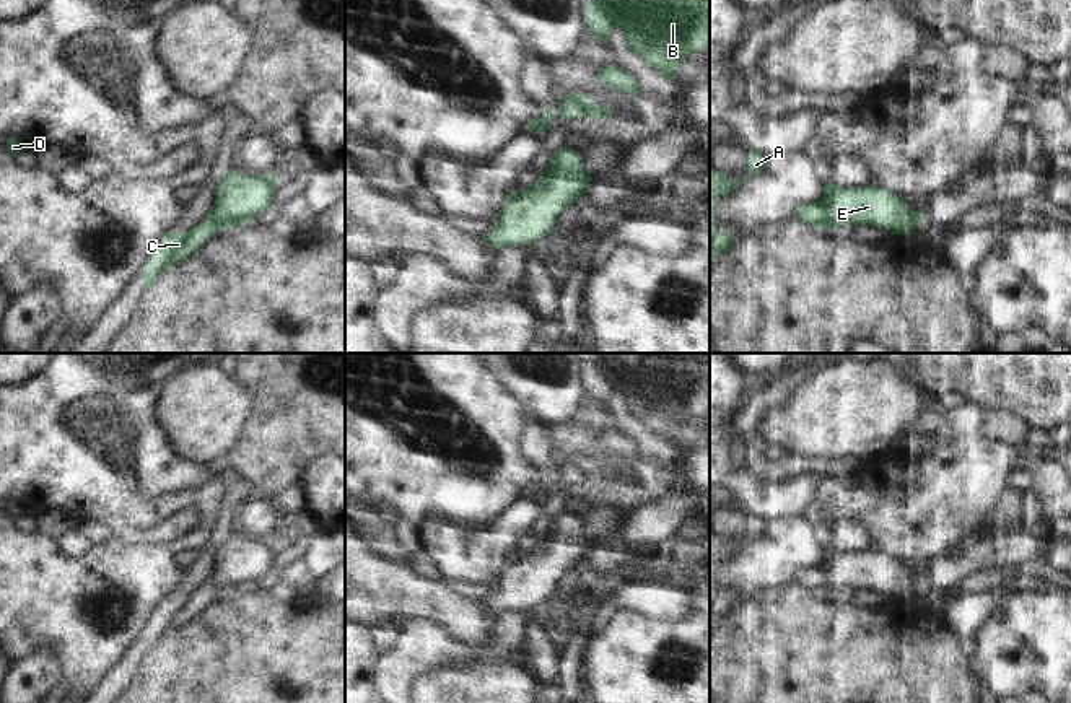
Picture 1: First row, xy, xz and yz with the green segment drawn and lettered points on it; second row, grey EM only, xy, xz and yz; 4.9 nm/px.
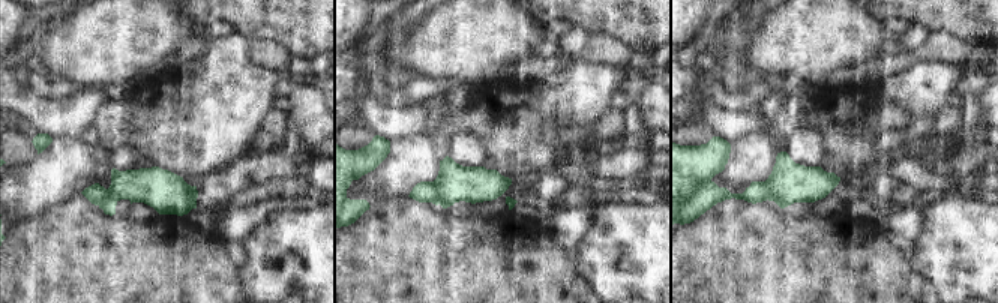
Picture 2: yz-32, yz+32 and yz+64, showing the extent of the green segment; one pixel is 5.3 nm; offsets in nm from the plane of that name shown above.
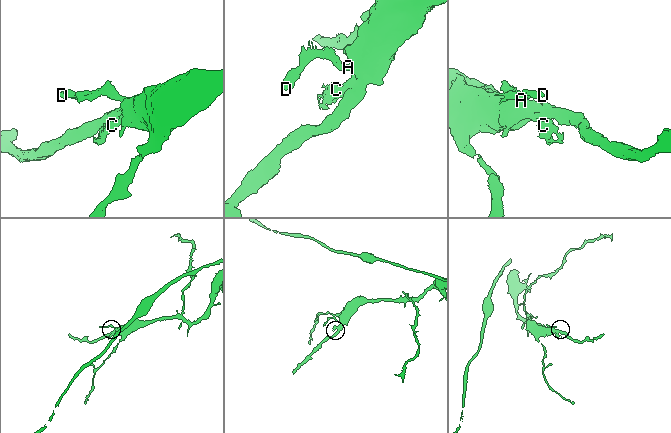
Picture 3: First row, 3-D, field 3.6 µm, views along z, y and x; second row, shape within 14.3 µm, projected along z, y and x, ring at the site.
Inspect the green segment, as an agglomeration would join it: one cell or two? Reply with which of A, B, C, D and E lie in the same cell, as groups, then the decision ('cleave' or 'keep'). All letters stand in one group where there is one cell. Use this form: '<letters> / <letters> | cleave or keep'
A B D E / C | cleave

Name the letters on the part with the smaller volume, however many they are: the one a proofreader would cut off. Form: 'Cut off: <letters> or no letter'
Cut off: C

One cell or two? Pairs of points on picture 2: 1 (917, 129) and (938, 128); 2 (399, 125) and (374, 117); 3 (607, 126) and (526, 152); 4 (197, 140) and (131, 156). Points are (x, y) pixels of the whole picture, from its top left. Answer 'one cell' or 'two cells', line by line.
1: two cells
2: one cell
3: two cells
4: two cells

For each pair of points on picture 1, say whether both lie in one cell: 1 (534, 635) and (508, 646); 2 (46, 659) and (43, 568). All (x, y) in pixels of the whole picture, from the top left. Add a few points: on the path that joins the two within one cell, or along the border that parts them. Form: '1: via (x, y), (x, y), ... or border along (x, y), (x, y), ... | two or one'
1: border along (531, 617), (524, 625), (521, 658) | two
2: border along (17, 661), (49, 650), (59, 664), (62, 677) | two

